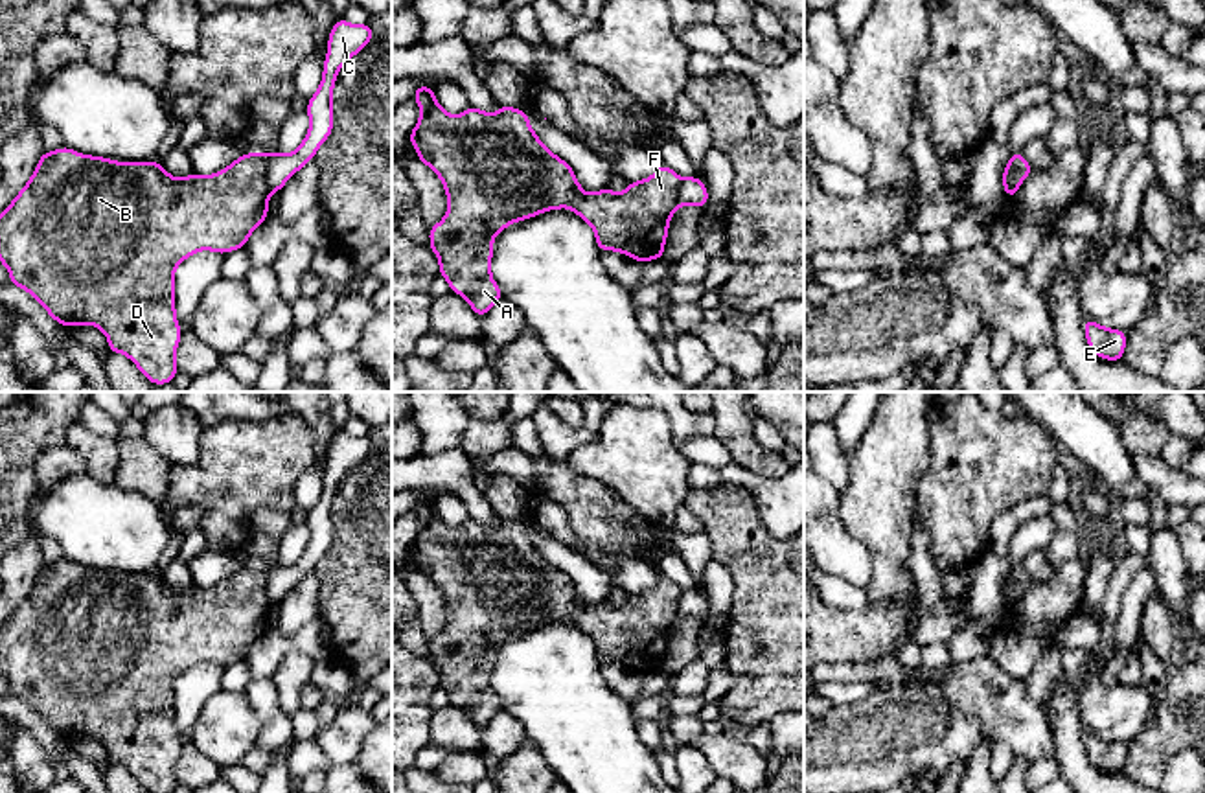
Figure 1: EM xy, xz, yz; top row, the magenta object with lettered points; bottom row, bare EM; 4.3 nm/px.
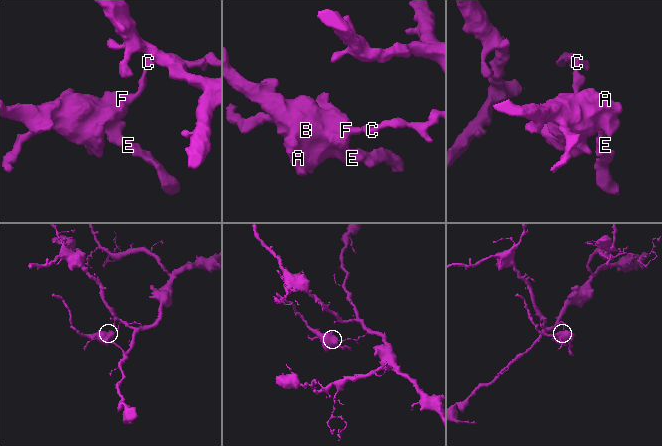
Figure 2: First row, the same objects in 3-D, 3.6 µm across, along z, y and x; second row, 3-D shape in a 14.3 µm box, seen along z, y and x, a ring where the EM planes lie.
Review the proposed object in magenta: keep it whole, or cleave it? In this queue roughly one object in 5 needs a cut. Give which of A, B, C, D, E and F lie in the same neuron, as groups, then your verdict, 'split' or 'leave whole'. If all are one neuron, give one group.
A B D E F / C | split

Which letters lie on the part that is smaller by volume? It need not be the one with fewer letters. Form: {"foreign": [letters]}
{"foreign": ["A", "B", "D", "E", "F"]}

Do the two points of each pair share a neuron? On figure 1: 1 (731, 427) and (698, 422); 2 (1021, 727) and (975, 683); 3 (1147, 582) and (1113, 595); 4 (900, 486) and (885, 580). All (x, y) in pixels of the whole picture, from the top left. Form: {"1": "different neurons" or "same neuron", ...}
{"1": "different neurons", "2": "same neuron", "3": "different neurons", "4": "same neuron"}

